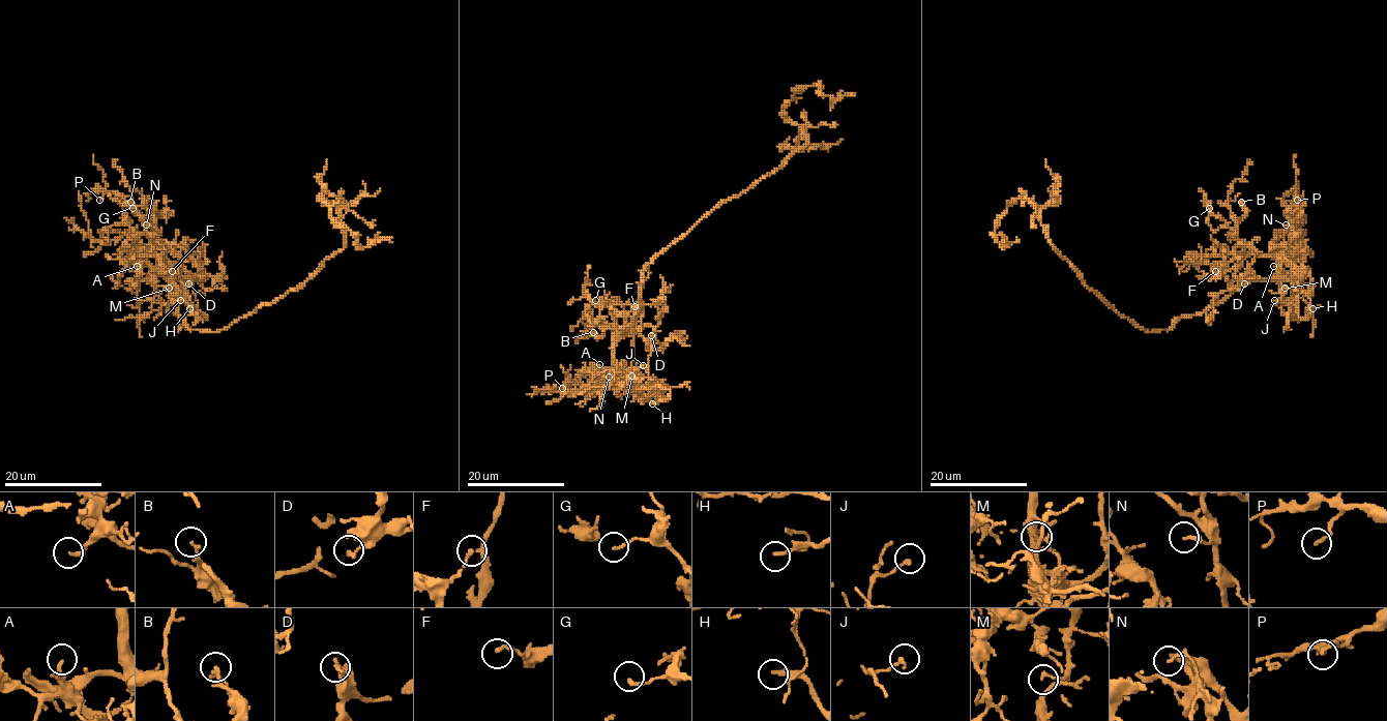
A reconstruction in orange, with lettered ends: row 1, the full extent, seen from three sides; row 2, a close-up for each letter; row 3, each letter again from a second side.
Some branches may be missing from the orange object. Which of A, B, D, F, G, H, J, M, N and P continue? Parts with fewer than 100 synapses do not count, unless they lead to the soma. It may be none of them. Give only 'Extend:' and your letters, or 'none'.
Extend: H

